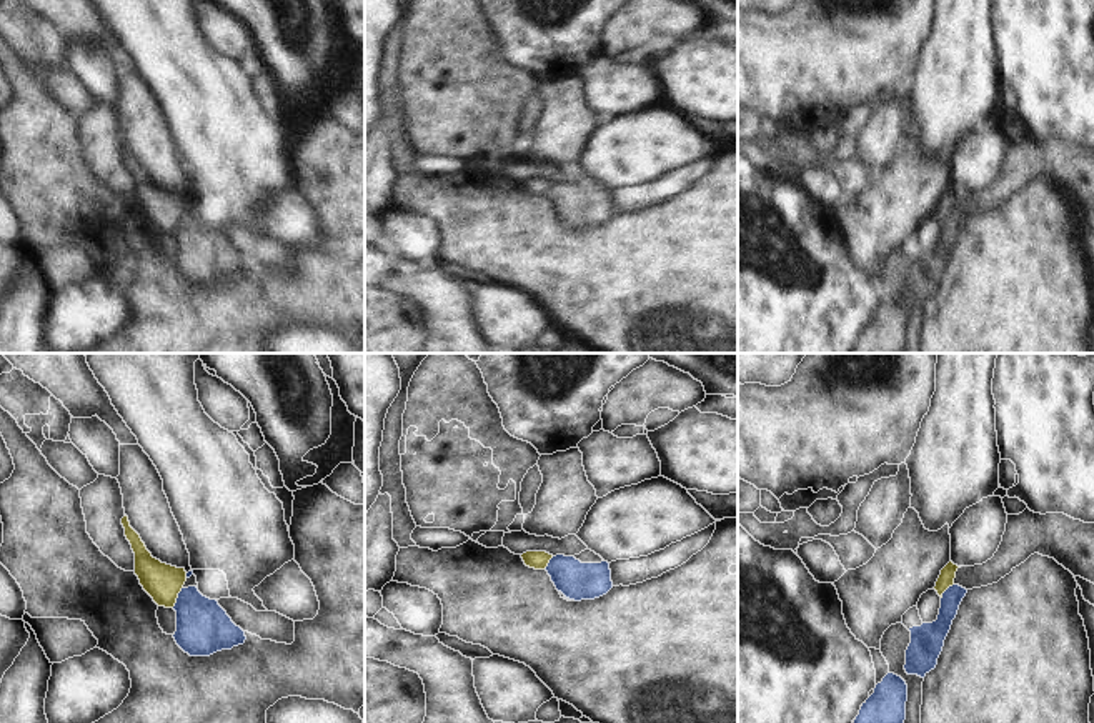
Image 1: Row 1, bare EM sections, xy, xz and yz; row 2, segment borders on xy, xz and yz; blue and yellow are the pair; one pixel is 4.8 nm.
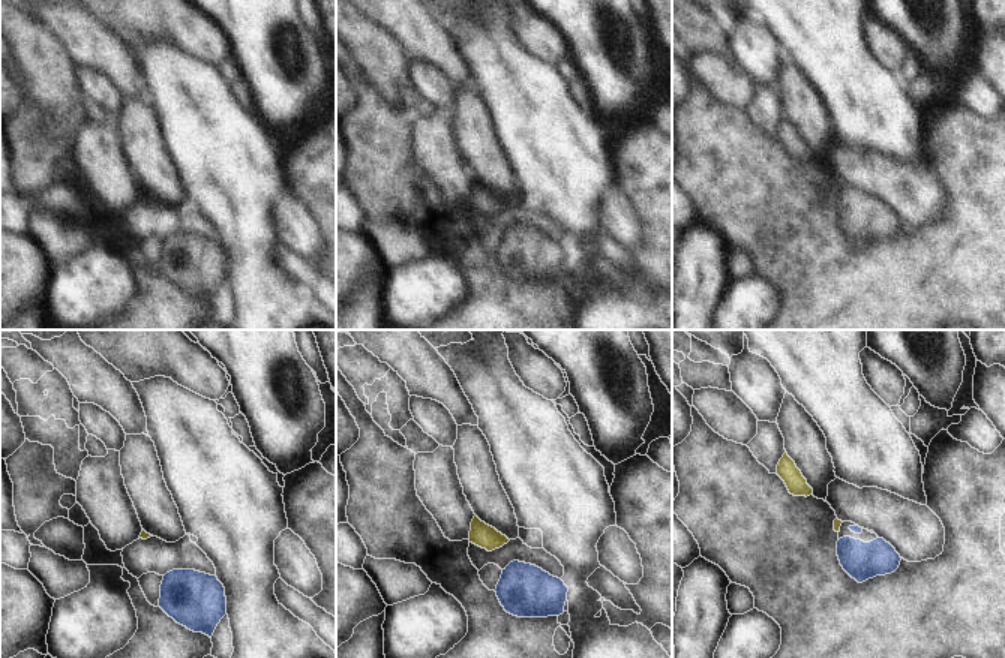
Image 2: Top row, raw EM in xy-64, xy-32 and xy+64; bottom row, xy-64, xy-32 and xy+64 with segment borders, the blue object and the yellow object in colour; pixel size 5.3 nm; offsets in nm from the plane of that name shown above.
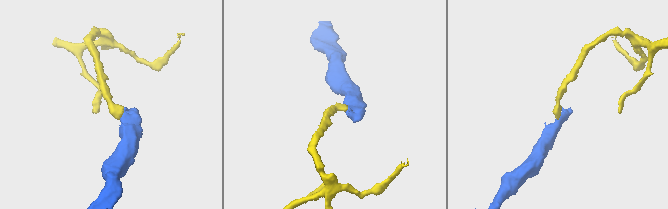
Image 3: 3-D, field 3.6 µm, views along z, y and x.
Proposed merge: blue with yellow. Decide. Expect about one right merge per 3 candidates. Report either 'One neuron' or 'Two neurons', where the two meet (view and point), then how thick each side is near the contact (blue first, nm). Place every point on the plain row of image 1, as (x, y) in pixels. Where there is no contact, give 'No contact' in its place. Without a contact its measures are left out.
Two neurons. Touches blue at xy (179, 224). Thickness 260 nm (blue) against 180 nm

